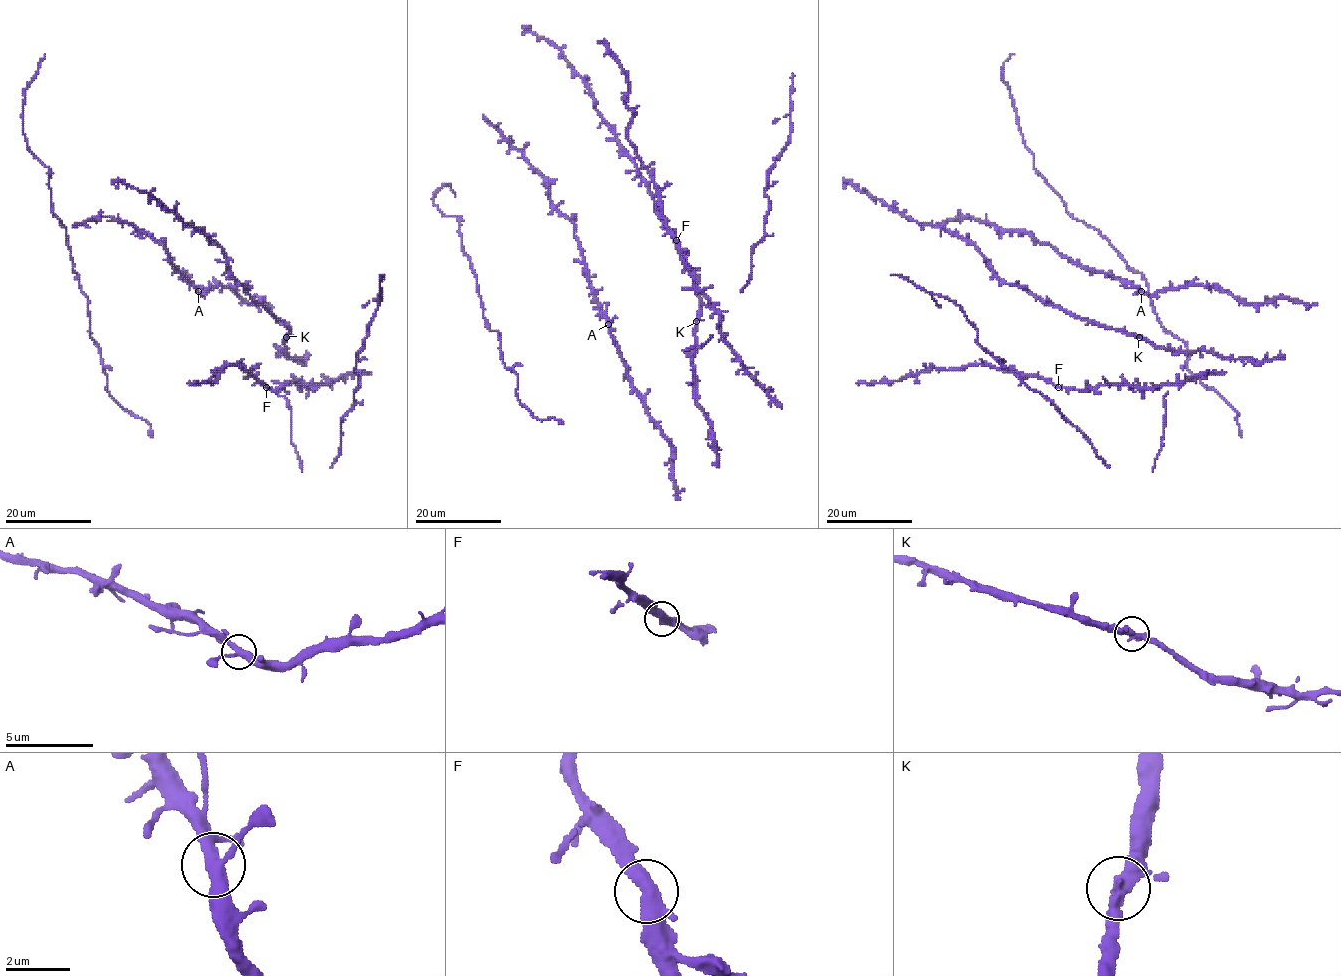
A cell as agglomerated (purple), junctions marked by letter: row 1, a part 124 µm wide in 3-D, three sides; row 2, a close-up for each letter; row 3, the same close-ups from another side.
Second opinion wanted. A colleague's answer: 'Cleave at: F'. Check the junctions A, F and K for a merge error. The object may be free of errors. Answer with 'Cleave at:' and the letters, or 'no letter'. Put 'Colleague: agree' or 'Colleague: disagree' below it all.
Cleave at: no letter
Colleague: disagree

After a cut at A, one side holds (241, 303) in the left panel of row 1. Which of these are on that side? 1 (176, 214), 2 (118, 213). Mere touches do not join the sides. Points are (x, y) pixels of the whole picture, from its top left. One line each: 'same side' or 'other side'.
1: same side
2: other side

